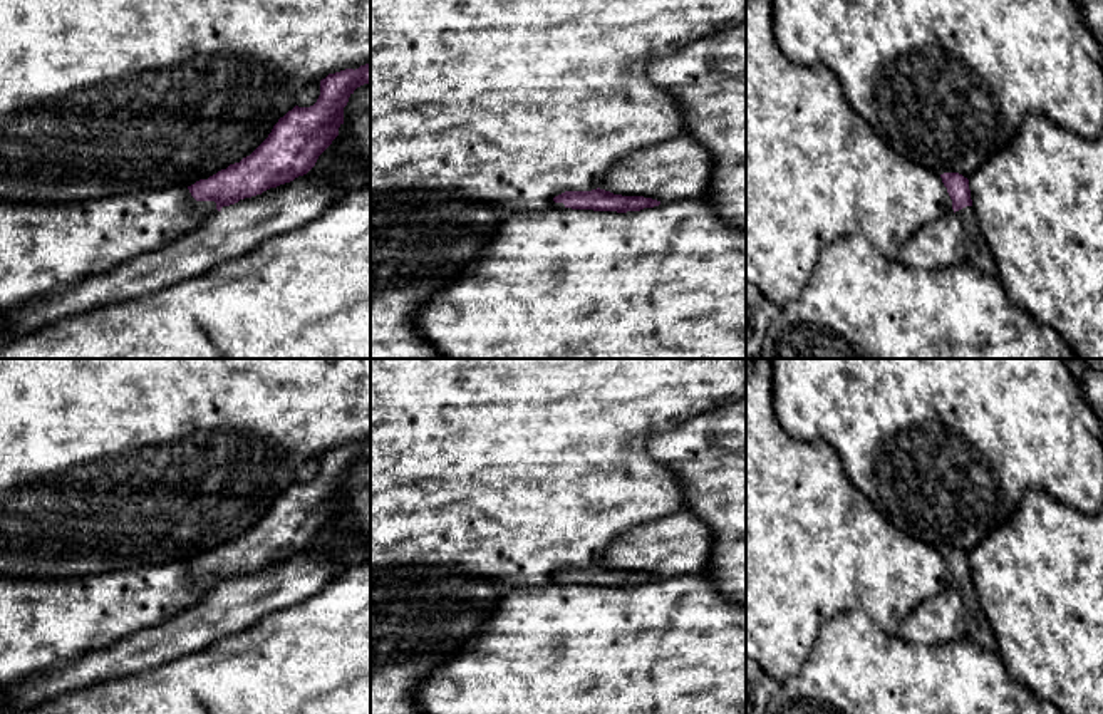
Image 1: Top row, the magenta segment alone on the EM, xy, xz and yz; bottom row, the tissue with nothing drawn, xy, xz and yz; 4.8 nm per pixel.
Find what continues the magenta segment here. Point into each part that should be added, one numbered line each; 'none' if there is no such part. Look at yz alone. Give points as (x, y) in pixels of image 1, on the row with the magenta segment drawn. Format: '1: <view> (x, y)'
1: yz (976, 250)

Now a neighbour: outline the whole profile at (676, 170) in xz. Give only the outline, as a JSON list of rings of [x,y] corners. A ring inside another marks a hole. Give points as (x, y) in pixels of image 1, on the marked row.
[[[689,136],[664,141],[617,161],[600,189],[660,203],[702,198],[712,174],[709,153]]]

